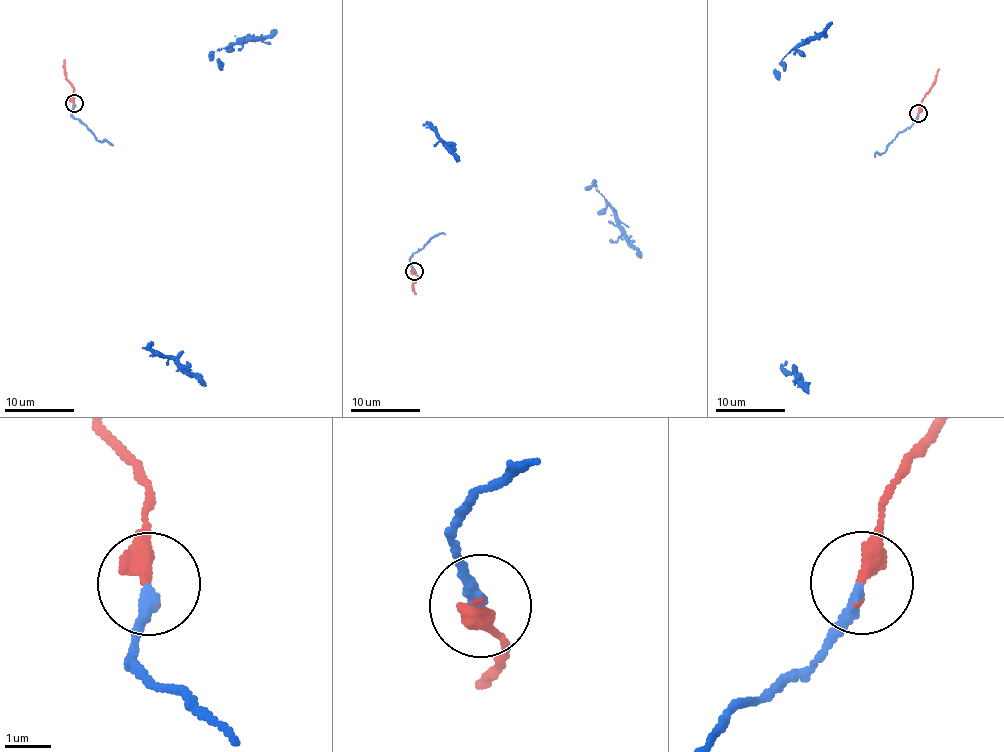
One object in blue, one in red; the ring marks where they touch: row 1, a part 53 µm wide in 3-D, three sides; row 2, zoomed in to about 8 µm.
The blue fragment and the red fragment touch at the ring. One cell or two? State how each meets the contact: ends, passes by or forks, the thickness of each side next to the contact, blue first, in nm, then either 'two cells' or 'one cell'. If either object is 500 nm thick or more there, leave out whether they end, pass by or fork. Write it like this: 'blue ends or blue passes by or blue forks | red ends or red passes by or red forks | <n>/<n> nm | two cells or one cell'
blue ends | red ends | 240/400 nm | one cell

